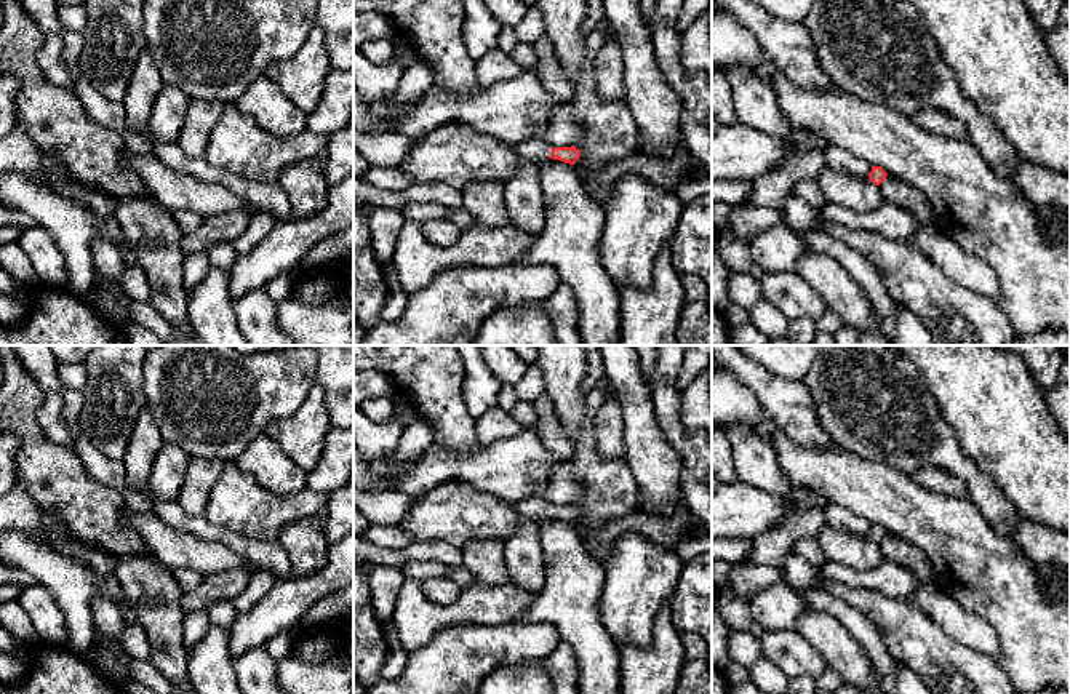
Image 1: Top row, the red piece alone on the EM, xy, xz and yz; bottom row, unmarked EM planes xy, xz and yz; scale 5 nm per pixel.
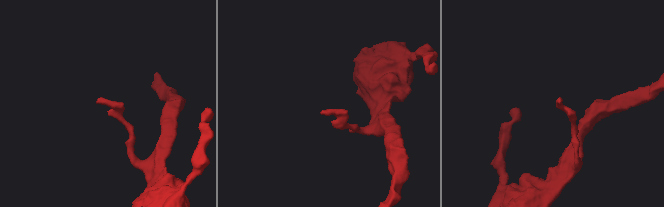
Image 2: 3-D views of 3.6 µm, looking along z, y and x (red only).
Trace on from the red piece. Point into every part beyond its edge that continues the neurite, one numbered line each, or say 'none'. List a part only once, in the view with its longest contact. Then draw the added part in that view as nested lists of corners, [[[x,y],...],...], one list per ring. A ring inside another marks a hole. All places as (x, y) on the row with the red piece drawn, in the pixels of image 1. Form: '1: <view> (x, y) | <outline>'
1: xz (536, 149) | [[[537,138],[526,142],[515,144],[512,147],[517,155],[520,155],[521,158],[534,160],[536,163],[539,160],[549,158],[553,149],[553,146]]]

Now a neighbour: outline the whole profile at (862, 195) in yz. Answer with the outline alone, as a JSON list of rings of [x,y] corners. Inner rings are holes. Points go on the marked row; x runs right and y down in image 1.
[[[825,166],[819,173],[817,182],[828,201],[857,213],[873,211],[884,203],[878,185],[868,177],[852,177]]]

